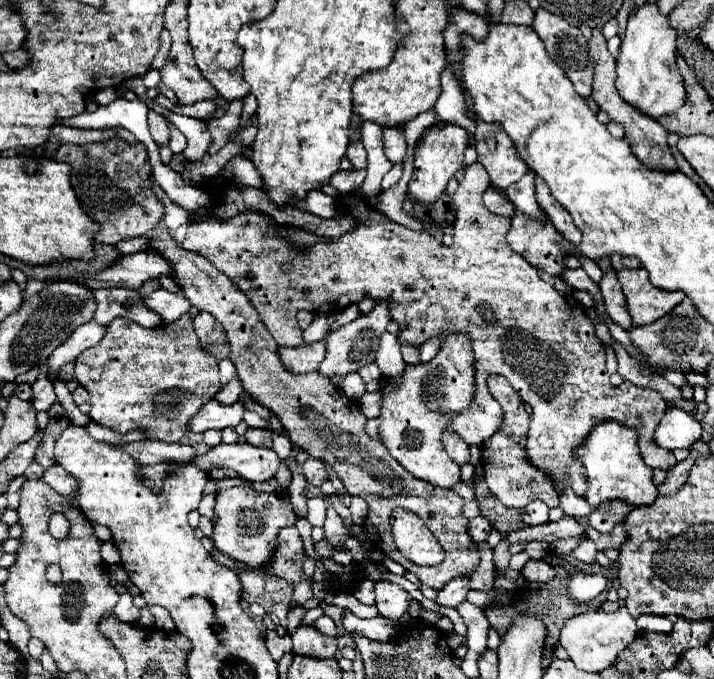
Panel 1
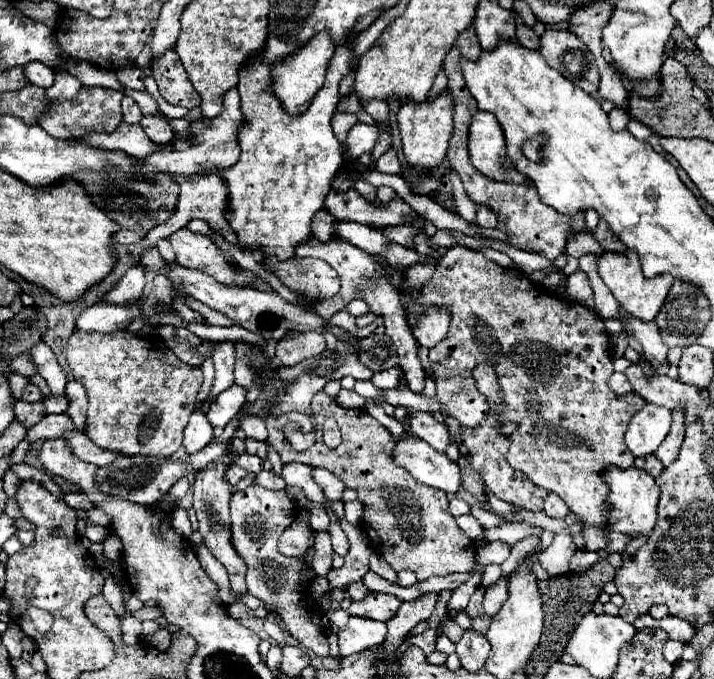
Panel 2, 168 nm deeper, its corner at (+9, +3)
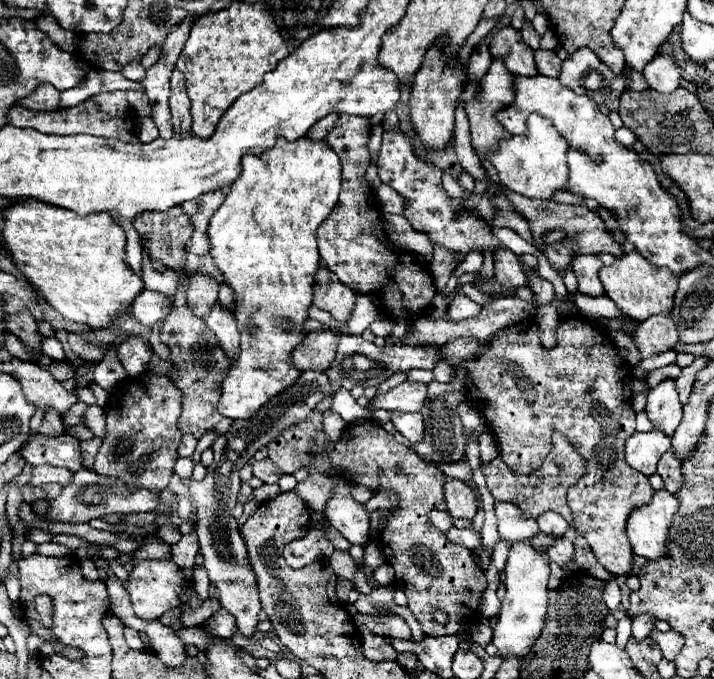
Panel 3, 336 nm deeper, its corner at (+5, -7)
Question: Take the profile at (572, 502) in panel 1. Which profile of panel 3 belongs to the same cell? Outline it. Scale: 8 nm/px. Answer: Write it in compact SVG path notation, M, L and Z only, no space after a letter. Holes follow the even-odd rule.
M544 512L542 516L538 516L538 526L540 526L540 534L552 538L564 536L564 532L568 530L568 522L556 512Z

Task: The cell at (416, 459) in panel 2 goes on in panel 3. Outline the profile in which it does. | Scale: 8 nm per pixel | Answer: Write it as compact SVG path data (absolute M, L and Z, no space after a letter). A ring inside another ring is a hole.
M450 478L450 482L446 482L446 486L444 486L444 494L446 494L448 512L454 518L474 520L474 516L478 512L478 498L466 482Z

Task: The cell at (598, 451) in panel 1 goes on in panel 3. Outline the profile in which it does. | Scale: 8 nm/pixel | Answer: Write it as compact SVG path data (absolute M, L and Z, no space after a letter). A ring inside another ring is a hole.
M668 490L654 492L654 498L644 508L636 508L632 518L628 518L628 538L636 556L646 560L658 560L666 556L668 530L674 524L674 514L678 512L678 498Z

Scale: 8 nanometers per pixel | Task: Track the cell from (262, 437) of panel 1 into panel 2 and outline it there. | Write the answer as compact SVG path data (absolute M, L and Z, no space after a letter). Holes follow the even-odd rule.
M244 438L244 444L246 444L246 450L250 454L266 458L266 452L268 452L268 444L266 442L260 442L260 440L254 440L254 438Z

